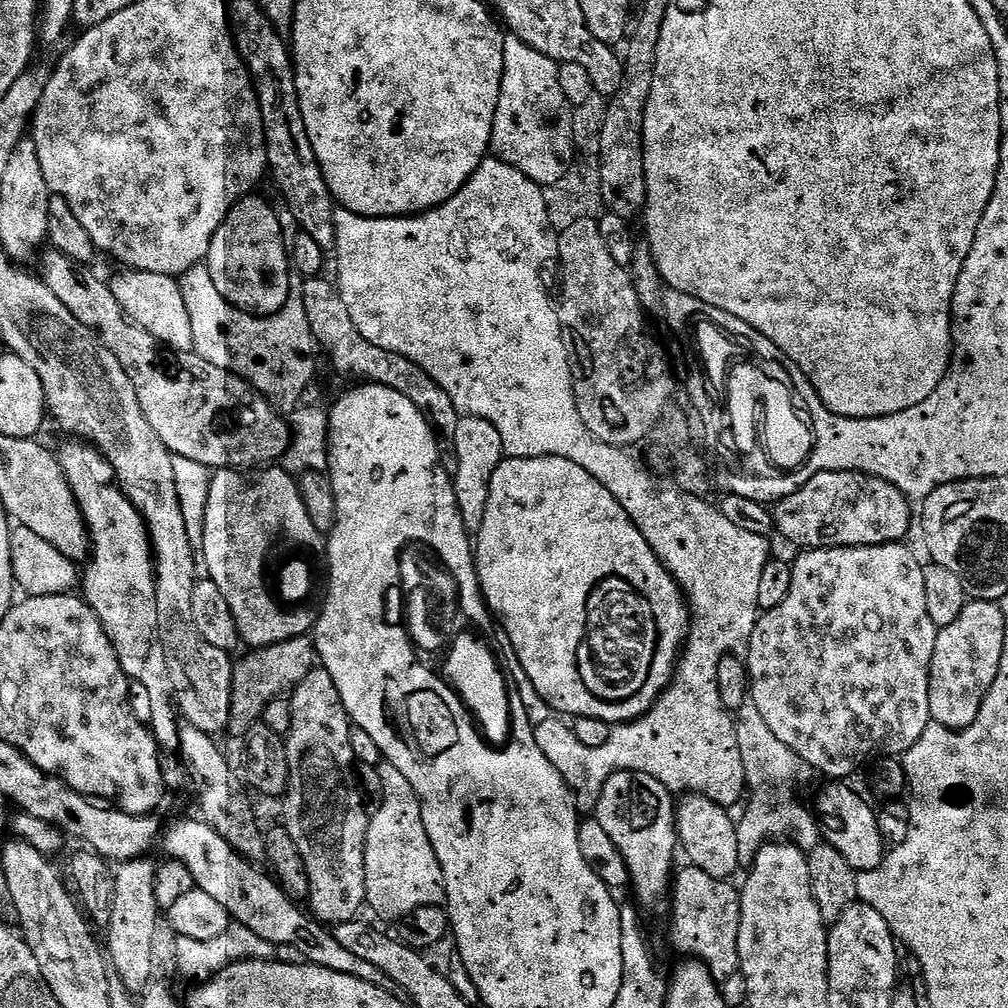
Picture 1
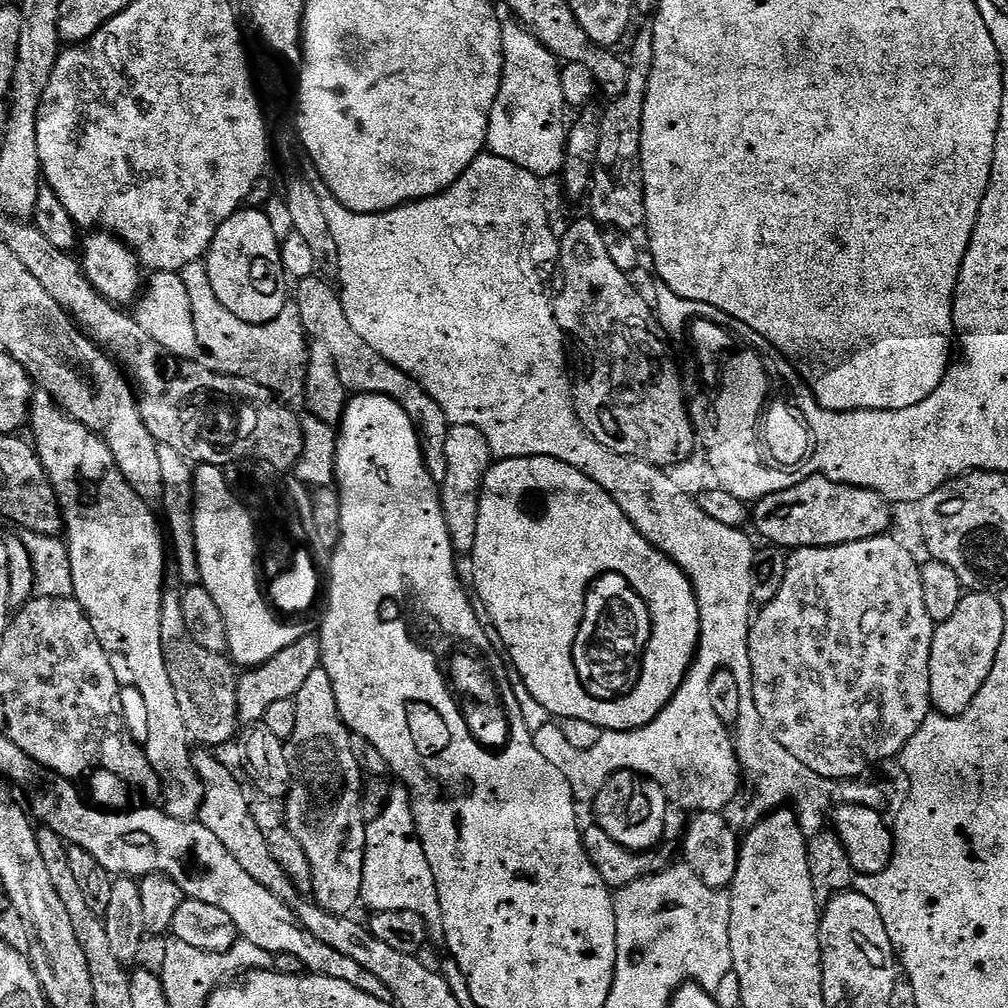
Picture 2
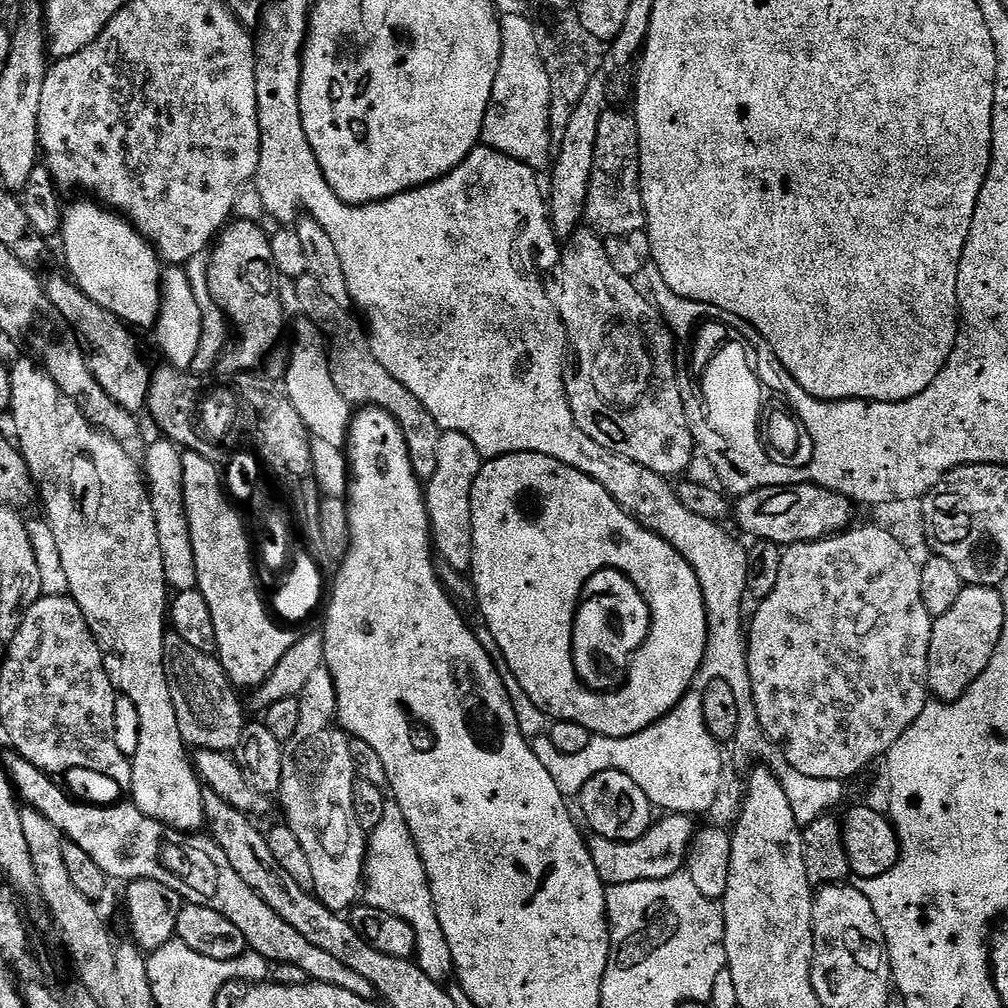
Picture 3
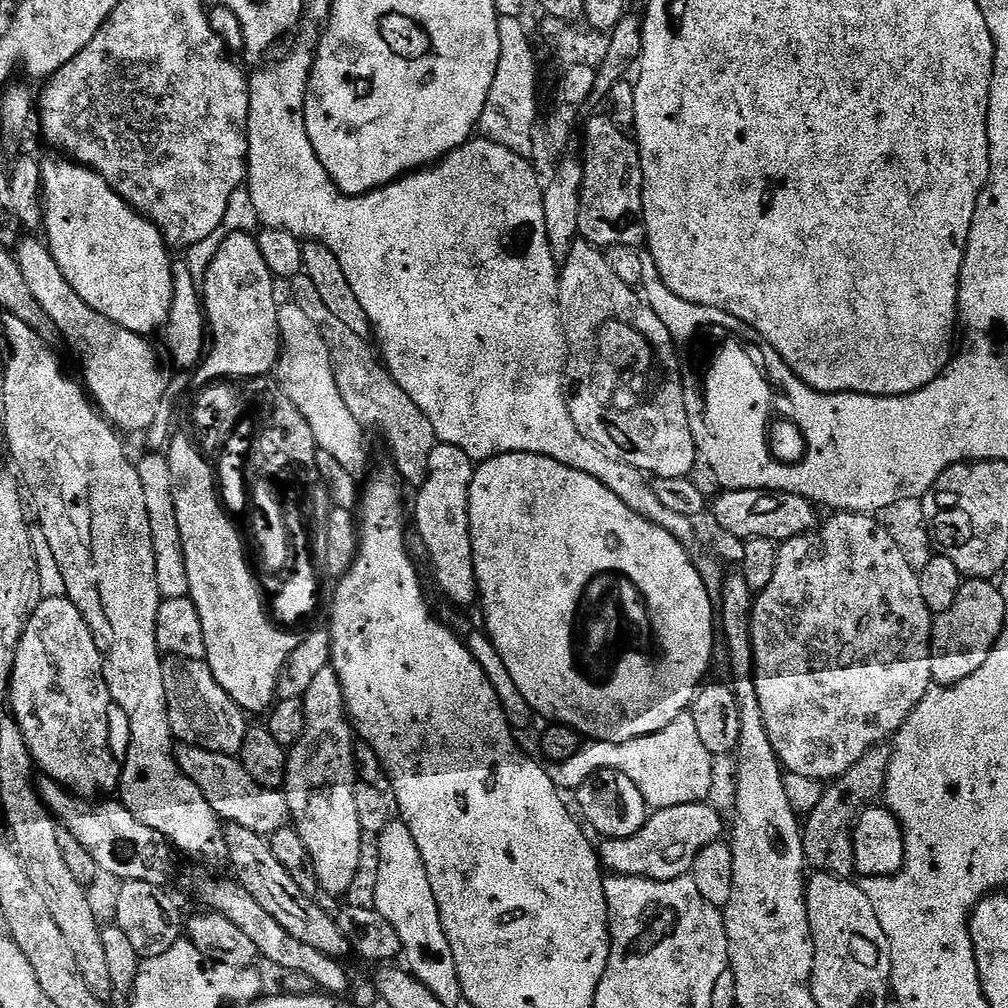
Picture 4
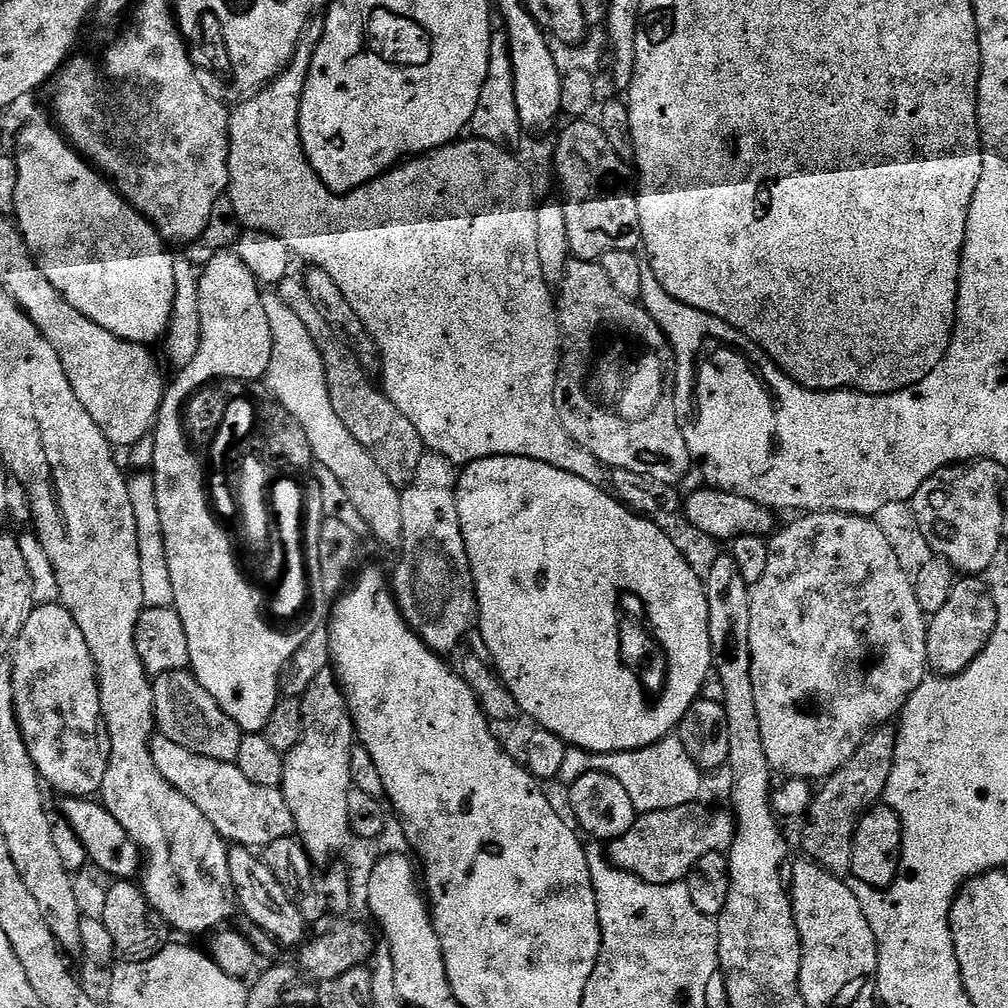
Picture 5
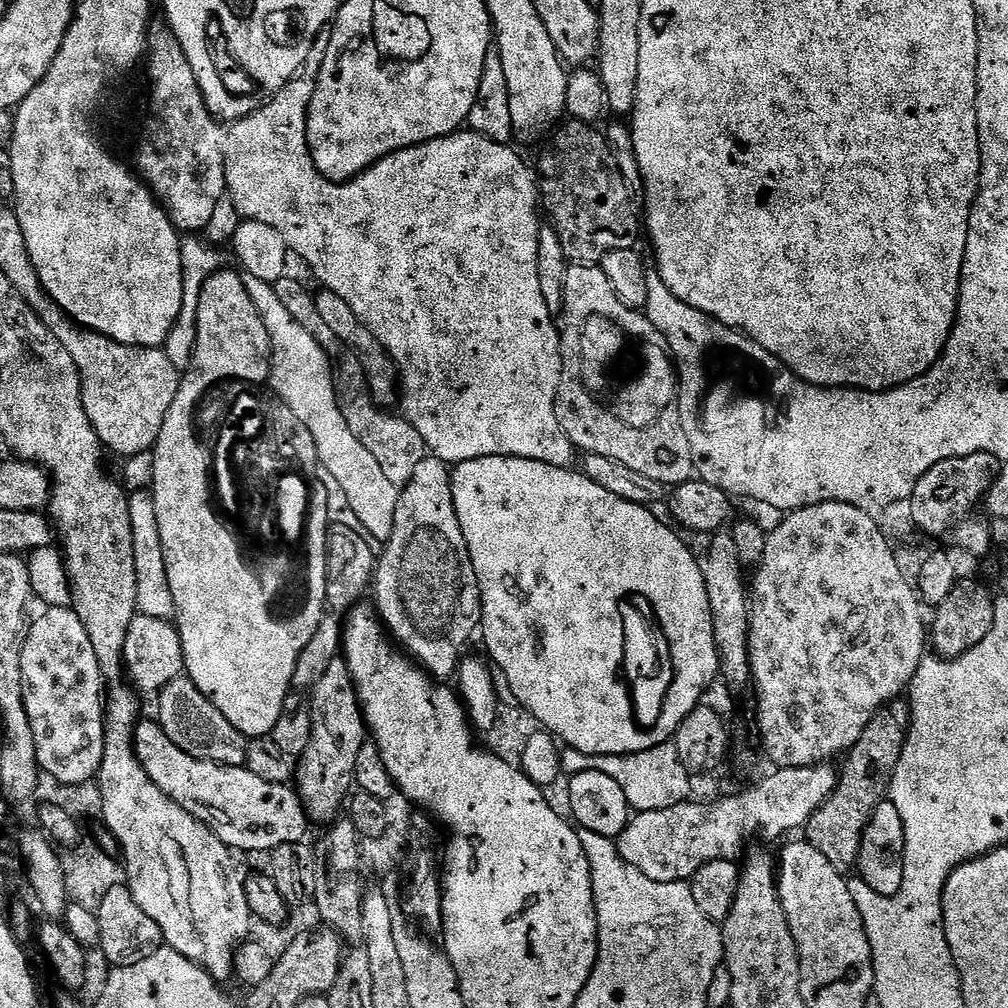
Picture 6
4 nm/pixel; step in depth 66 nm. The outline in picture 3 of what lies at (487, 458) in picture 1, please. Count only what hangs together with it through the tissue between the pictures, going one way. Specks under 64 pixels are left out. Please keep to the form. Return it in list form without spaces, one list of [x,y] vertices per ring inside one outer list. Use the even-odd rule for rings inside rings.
[[[443,433],[438,446],[438,470],[434,470],[434,478],[426,484],[428,517],[432,520],[435,551],[441,561],[444,559],[450,567],[464,573],[472,566],[472,487],[480,473],[481,463],[480,451],[474,442],[470,442],[470,438],[466,438],[466,434]]]

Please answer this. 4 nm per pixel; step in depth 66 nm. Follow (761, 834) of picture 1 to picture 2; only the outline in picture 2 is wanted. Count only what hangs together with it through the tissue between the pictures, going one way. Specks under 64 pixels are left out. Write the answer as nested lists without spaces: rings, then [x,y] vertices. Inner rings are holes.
[[[751,667],[748,668],[748,684],[744,684],[744,680],[738,680],[739,691],[739,709],[738,718],[733,727],[733,744],[735,746],[736,757],[739,760],[741,771],[748,777],[754,776],[754,798],[749,803],[748,814],[751,819],[761,819],[763,816],[768,815],[771,811],[783,807],[785,801],[791,800],[794,805],[794,811],[796,818],[800,824],[800,829],[804,832],[805,837],[811,838],[825,829],[826,814],[835,807],[842,804],[848,805],[864,805],[868,809],[872,809],[875,812],[881,814],[888,814],[897,809],[897,806],[901,803],[901,795],[898,794],[897,788],[890,782],[882,782],[876,784],[874,782],[866,782],[867,779],[844,779],[844,780],[832,780],[823,778],[820,774],[816,774],[814,770],[810,770],[808,766],[803,765],[802,762],[790,753],[790,750],[782,746],[780,742],[772,734],[770,730],[765,726],[762,721],[762,716],[758,711],[758,706],[755,705],[754,699],[754,684],[753,684],[753,671]]]

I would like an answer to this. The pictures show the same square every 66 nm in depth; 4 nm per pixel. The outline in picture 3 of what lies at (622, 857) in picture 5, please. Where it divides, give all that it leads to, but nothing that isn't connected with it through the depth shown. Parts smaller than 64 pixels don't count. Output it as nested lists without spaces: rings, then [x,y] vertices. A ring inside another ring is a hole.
[[[668,814],[663,818],[665,820],[657,819],[646,835],[637,840],[611,840],[597,835],[588,840],[594,870],[598,870],[605,886],[661,880],[681,875],[685,871],[688,849],[698,831],[698,824],[695,824],[697,821],[693,817],[679,814]]]

